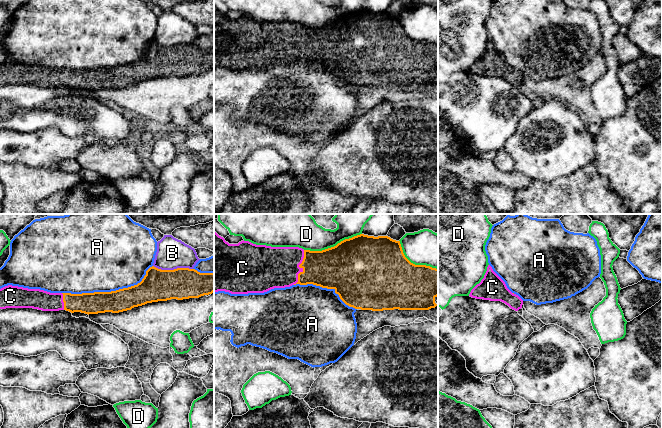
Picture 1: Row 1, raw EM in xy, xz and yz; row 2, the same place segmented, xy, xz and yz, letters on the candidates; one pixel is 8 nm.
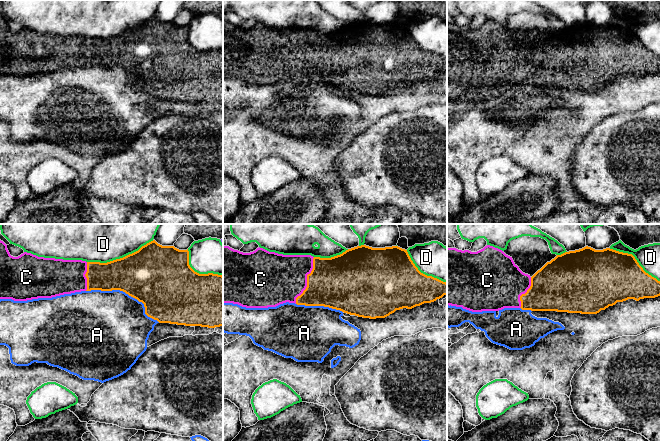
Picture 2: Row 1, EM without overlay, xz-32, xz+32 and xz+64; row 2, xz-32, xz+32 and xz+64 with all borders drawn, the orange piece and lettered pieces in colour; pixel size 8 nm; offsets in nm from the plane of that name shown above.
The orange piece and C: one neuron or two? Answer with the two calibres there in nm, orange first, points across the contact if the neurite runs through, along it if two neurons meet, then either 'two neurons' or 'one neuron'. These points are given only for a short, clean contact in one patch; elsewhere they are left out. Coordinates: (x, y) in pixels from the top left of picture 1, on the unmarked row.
calibres 320 and 340 nm; one neuron

